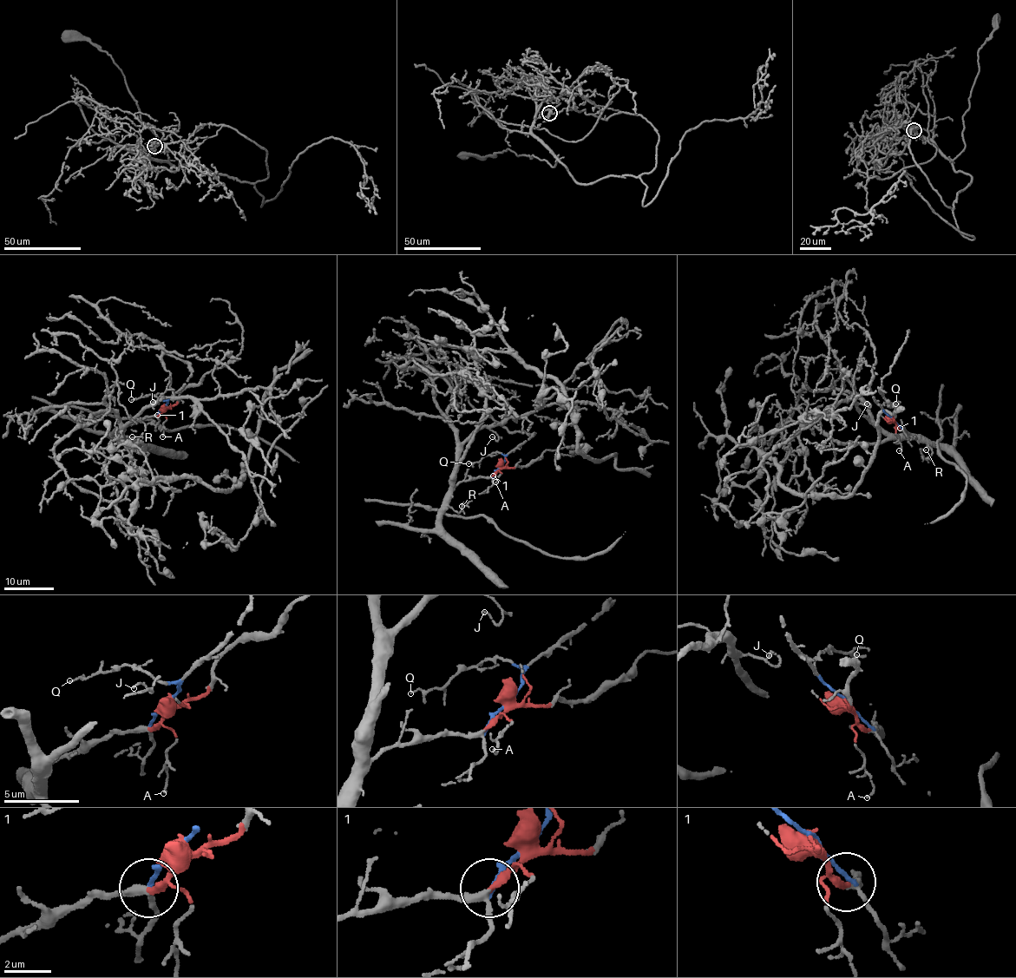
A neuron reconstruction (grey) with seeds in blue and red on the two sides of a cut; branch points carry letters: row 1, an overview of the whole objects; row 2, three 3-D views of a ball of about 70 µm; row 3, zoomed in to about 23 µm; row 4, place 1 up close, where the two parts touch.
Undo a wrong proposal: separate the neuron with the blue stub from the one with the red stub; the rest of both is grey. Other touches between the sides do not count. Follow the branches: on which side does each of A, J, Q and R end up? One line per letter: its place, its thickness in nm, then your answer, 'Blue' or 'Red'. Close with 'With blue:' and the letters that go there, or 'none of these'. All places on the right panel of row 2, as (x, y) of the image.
A: Place: (899, 450). Thickness 140 nm. Red
J: Place: (867, 403). Thickness 120 nm. Red
Q: Place: (895, 403). Thickness 110 nm. Blue
R: Place: (926, 449). Thickness 110 nm. Red
With blue: Q

